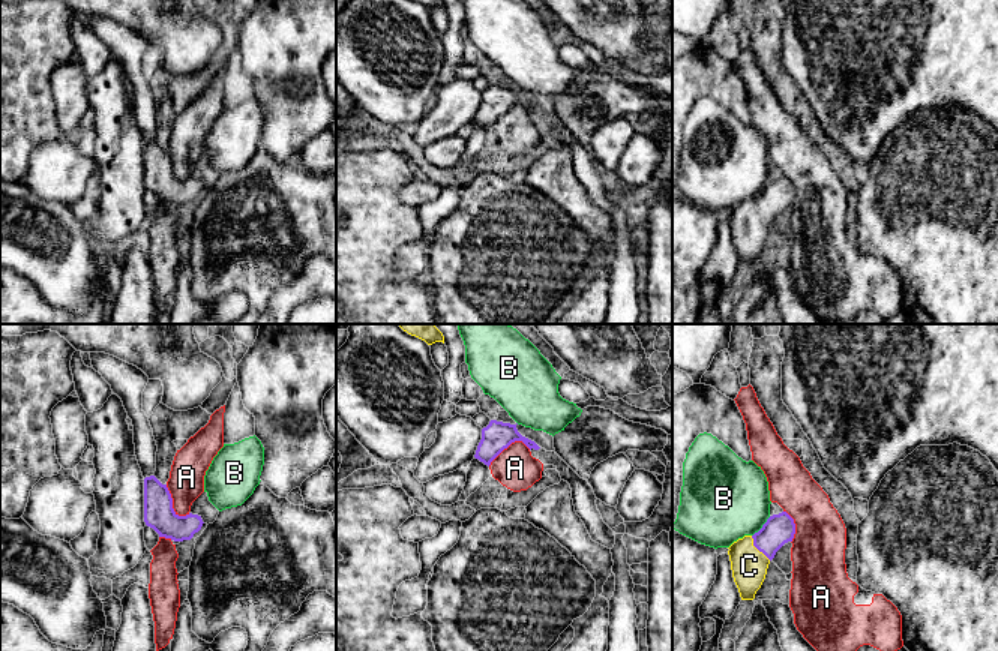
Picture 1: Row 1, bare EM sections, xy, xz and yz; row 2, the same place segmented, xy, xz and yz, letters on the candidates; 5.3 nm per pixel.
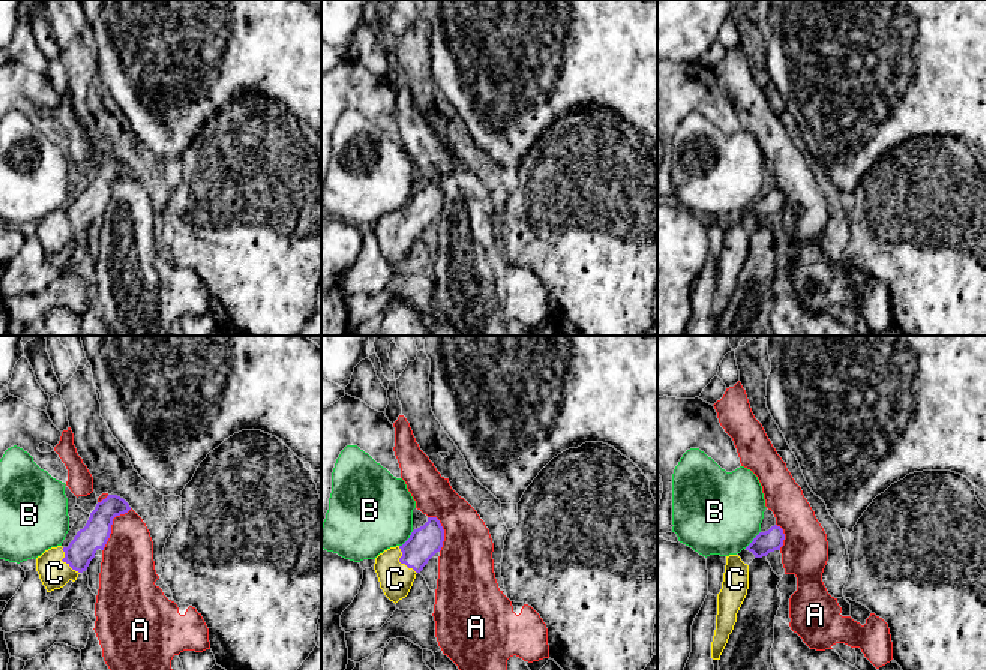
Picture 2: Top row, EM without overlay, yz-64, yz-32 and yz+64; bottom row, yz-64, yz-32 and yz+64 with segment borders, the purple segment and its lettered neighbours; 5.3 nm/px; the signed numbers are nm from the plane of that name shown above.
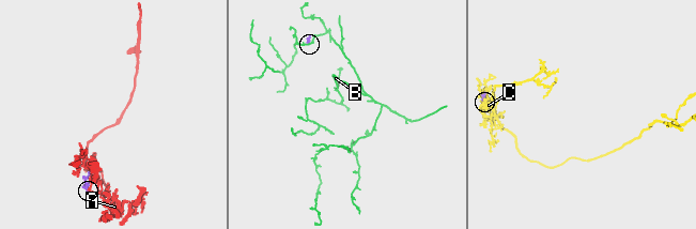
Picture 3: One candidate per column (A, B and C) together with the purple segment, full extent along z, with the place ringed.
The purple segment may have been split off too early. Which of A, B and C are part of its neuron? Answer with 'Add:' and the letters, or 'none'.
Add: C

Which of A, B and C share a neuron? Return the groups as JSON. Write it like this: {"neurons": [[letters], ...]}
{"neurons": [["A"], ["B"], ["C"]]}

